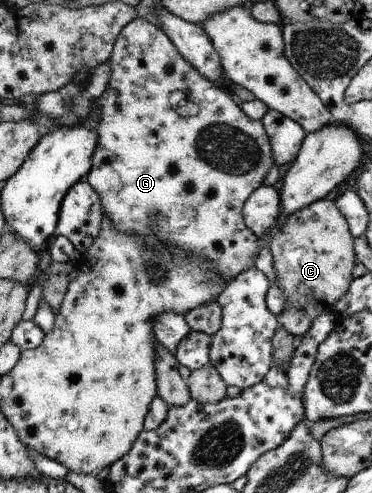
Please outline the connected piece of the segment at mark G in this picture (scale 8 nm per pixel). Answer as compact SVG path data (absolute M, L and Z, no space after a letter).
M135 17L124 27L116 39L109 63L112 65L111 82L95 101L100 105L100 122L97 127L99 142L97 142L96 153L92 157L92 169L85 177L100 195L106 217L112 220L117 229L125 234L130 236L140 234L143 238L153 234L155 239L169 241L173 247L183 248L189 256L196 256L197 259L203 260L205 265L212 265L229 282L239 274L243 274L244 271L255 268L256 259L259 258L261 241L244 222L243 211L247 199L262 186L261 183L263 183L265 175L269 173L269 169L273 165L273 158L275 158L271 140L268 138L264 125L260 120L252 120L248 115L245 115L244 111L239 109L239 105L227 93L223 95L223 89L219 89L219 85L205 79L203 74L192 67L164 30L143 18Z

